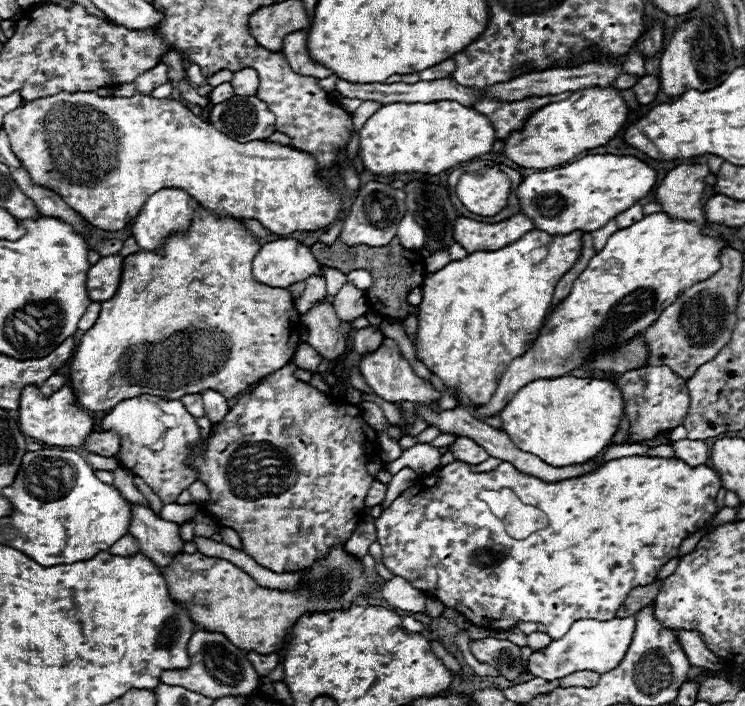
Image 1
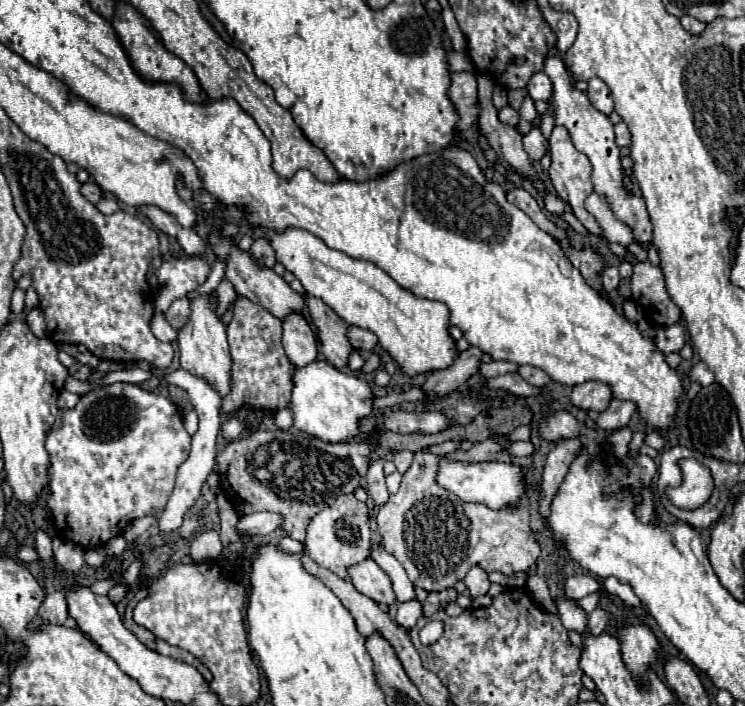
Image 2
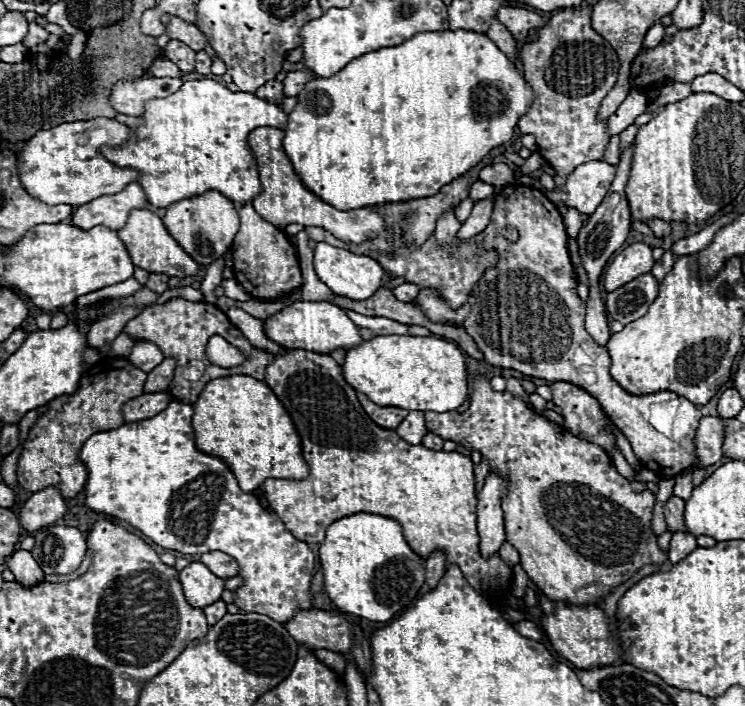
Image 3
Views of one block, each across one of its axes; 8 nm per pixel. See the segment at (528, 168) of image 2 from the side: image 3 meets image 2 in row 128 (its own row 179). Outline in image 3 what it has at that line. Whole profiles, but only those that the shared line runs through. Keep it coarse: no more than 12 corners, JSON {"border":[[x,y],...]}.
{"border":[[506,164],[480,170],[480,180],[492,186],[508,186],[516,176]]}

